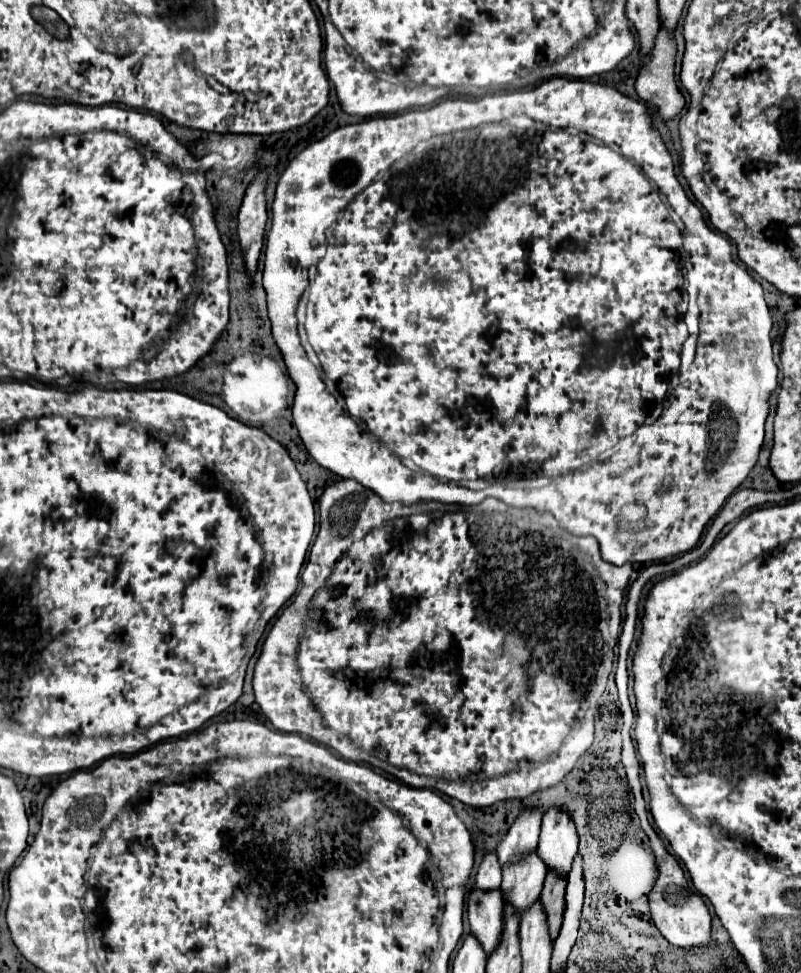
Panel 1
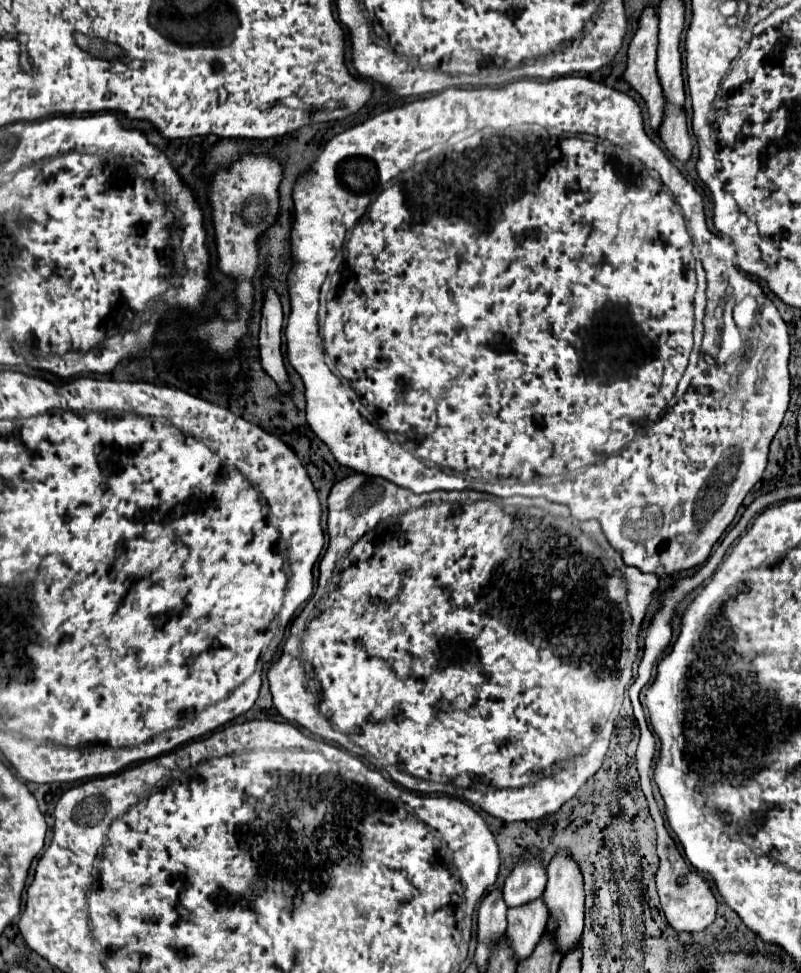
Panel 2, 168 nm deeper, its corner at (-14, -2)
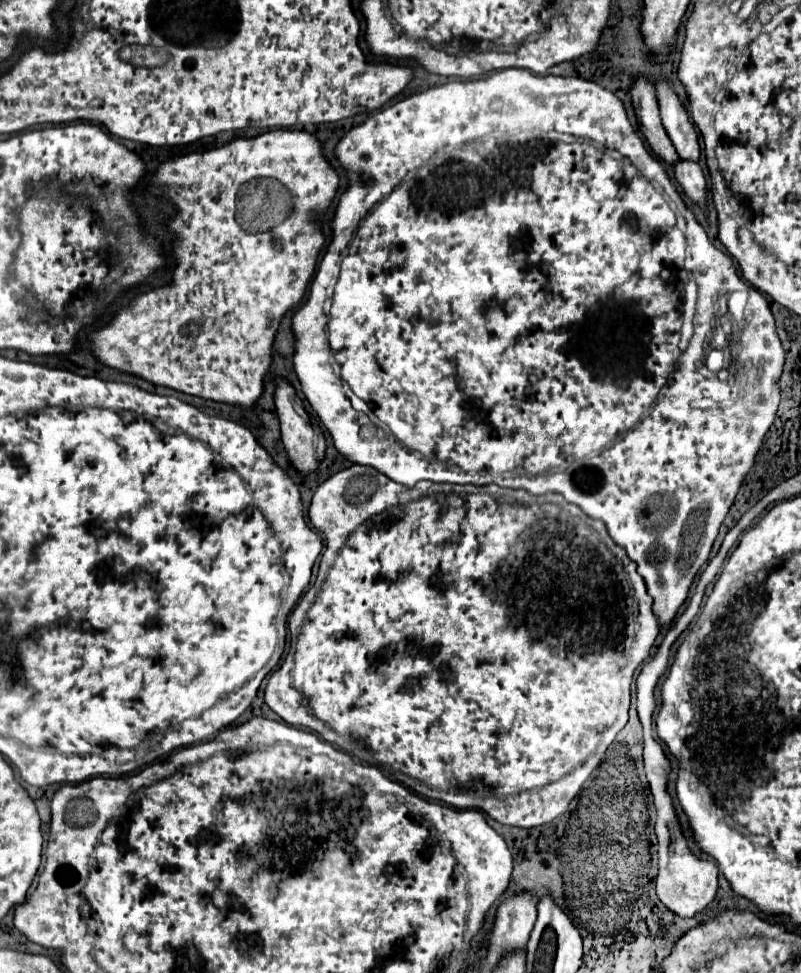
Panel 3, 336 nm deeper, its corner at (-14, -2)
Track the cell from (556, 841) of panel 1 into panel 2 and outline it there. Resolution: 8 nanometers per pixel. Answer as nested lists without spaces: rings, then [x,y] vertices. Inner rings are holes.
[[[558,849],[552,861],[548,863],[546,871],[548,871],[548,883],[544,889],[544,903],[548,905],[548,911],[550,911],[546,929],[554,933],[556,943],[566,953],[578,943],[582,935],[582,927],[584,927],[584,897],[586,897],[584,895],[584,875],[582,875],[580,865],[574,861],[568,849]]]

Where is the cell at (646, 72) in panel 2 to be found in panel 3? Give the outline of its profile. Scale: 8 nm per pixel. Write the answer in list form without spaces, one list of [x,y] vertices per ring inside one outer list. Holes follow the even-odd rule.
[[[640,77],[632,87],[632,103],[634,103],[638,123],[640,123],[640,131],[646,137],[652,153],[662,161],[676,165],[678,155],[660,123],[660,111],[658,111],[654,85],[646,81],[644,77]]]

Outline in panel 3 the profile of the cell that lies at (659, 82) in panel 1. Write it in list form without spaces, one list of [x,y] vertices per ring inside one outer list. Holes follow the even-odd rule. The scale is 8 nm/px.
[[[680,159],[674,167],[674,175],[676,175],[676,181],[680,183],[684,195],[688,199],[692,199],[694,205],[698,205],[706,211],[708,189],[706,189],[706,179],[704,179],[698,163],[688,163],[688,161]]]

